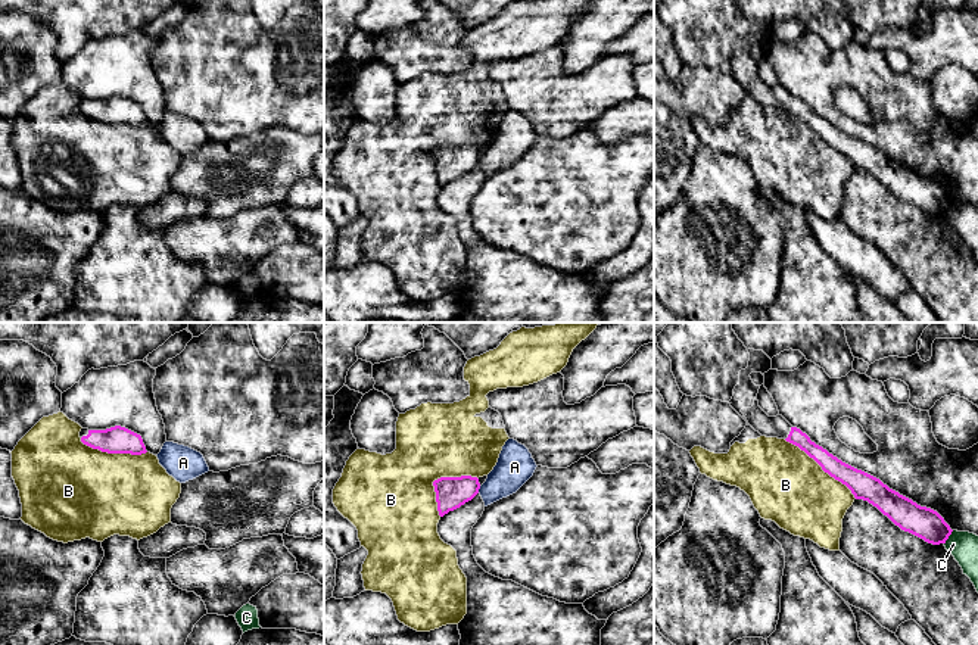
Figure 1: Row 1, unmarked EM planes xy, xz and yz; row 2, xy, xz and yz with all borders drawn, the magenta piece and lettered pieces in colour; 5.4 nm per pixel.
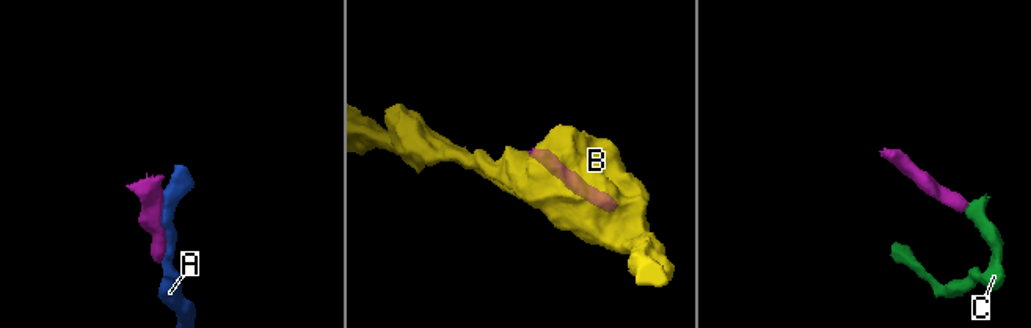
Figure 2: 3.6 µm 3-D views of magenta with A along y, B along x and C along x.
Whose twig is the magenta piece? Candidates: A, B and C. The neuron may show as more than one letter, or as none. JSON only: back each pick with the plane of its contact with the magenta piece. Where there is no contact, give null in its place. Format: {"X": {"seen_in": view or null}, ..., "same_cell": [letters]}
{"same_cell": []}

